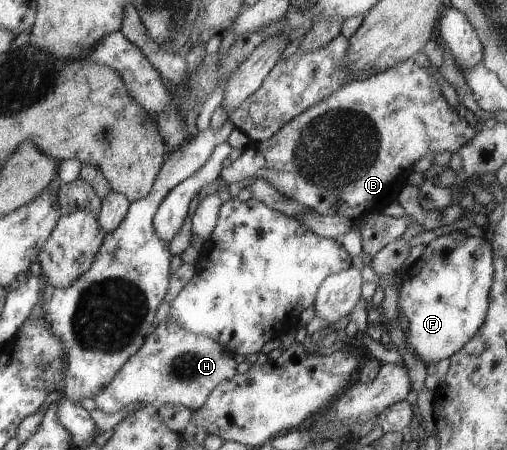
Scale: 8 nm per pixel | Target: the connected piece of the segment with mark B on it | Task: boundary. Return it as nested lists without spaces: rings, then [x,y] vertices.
[[[411,58],[393,69],[371,75],[369,79],[346,83],[329,98],[283,126],[273,138],[249,144],[237,160],[225,164],[220,177],[227,185],[243,179],[261,178],[271,183],[281,195],[303,203],[307,209],[324,216],[345,216],[354,221],[369,214],[381,214],[389,203],[397,201],[397,195],[408,184],[407,177],[417,159],[443,151],[455,153],[475,135],[475,127],[472,128],[445,101],[441,81]]]

